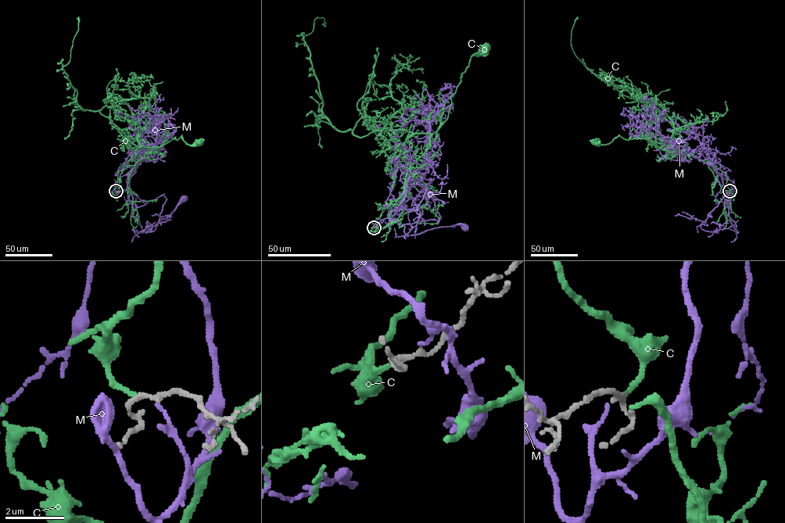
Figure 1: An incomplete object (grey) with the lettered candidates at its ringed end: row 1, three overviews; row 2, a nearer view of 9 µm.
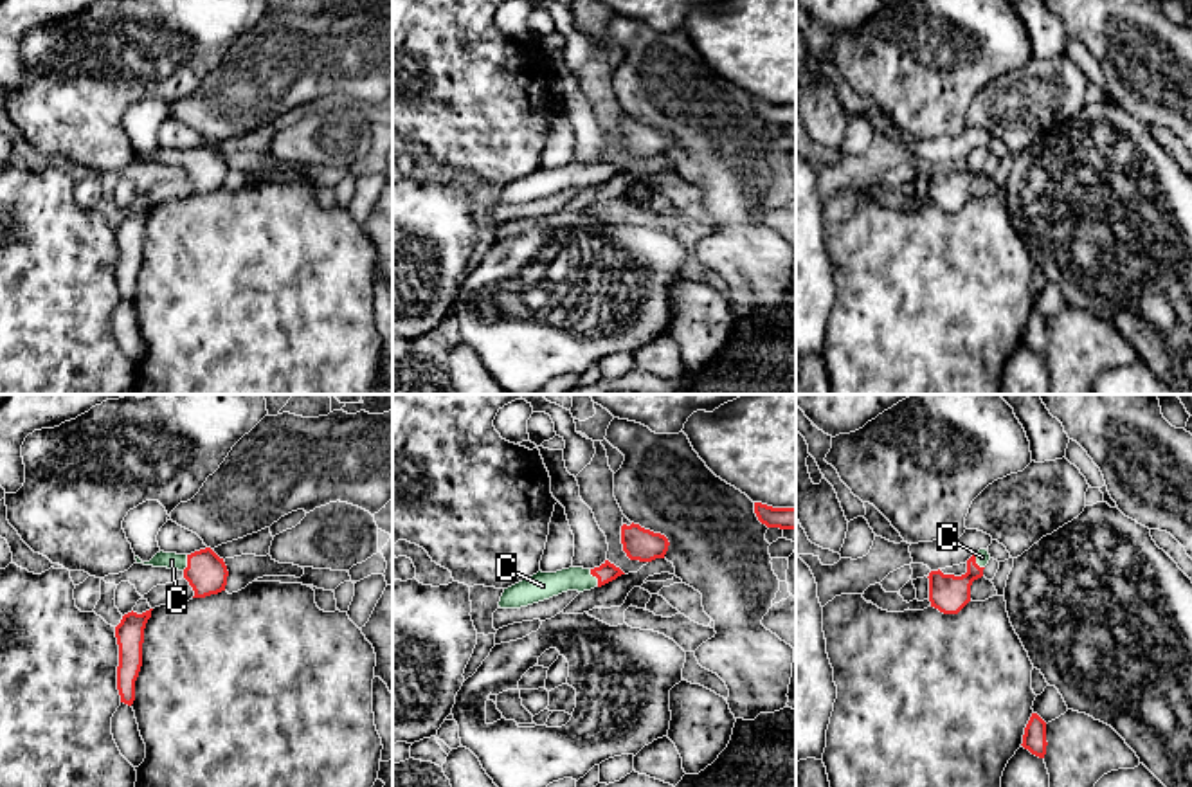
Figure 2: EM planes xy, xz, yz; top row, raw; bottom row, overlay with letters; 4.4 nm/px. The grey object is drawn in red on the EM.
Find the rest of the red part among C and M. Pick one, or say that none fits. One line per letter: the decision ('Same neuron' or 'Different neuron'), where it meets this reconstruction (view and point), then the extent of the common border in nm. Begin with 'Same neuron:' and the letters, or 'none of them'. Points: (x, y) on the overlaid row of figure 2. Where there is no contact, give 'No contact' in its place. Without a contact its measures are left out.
Same neuron: C
C: Same neuron. Touches red at xz (596, 577). Shared border 90 nm
M: Different neuron. No contact

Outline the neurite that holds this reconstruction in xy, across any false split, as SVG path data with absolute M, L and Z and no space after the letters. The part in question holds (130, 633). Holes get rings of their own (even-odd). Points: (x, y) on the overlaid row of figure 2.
M151 611L142 614L128 612L115 627L119 645L117 690L121 702L131 706L135 701L135 681L142 666L144 629L151 618Z

